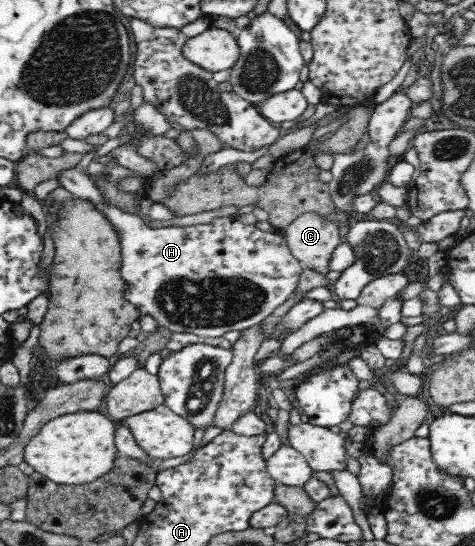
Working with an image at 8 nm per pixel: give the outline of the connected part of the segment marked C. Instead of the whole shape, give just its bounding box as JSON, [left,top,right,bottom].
[284,211,341,273]

